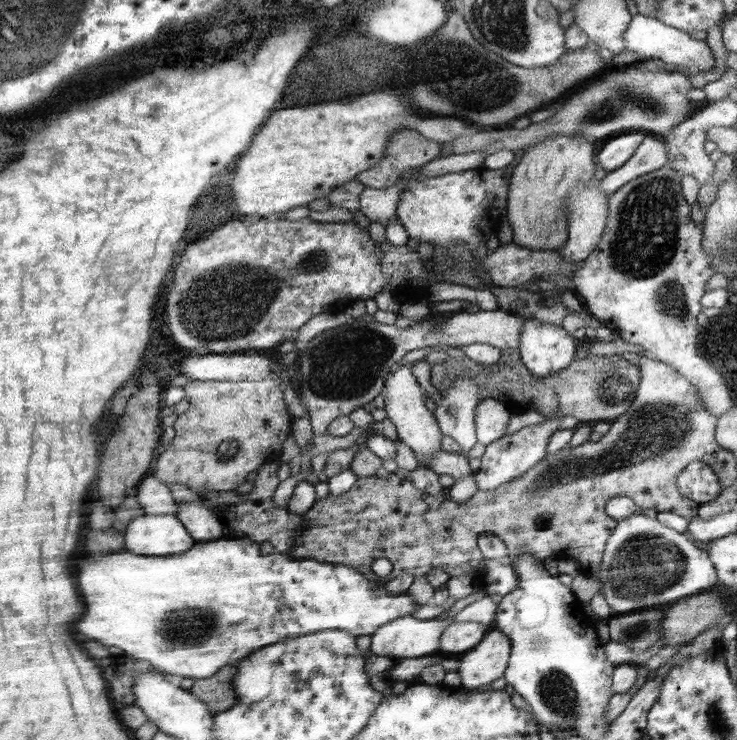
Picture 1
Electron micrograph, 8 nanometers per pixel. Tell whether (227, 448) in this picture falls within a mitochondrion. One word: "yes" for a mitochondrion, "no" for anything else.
yes

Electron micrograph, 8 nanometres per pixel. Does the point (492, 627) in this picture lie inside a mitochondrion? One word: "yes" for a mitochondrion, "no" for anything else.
no

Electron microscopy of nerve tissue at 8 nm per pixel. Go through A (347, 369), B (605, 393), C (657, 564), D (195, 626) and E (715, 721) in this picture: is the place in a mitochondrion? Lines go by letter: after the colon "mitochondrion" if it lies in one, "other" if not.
A: mitochondrion
B: mitochondrion
C: mitochondrion
D: mitochondrion
E: mitochondrion

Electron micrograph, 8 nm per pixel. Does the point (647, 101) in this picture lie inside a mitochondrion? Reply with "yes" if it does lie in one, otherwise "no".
yes

